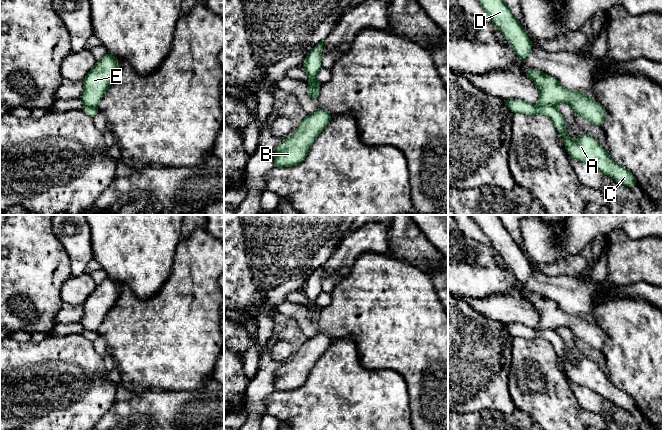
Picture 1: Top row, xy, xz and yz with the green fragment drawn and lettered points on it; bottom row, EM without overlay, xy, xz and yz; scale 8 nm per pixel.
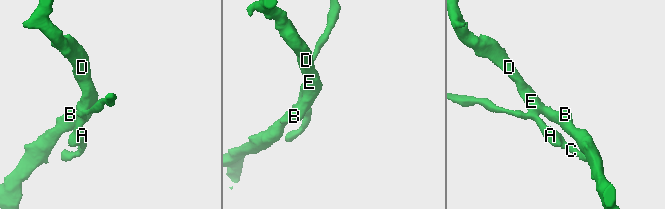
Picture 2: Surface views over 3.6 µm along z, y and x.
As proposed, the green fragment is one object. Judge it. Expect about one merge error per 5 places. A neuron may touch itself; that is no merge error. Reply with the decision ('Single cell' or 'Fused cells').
Fused cells

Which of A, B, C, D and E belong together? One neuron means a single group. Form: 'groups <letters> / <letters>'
groups A C / B D E

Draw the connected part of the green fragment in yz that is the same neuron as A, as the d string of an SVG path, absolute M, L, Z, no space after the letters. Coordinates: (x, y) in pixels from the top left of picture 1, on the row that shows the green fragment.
M521 99L504 100L504 102L513 113L526 115L543 114L548 116L558 133L562 135L566 151L572 158L595 167L604 176L611 176L618 183L630 187L637 186L632 173L615 163L605 149L592 136L584 133L577 140L570 139L566 132L565 119L556 106L534 106Z

